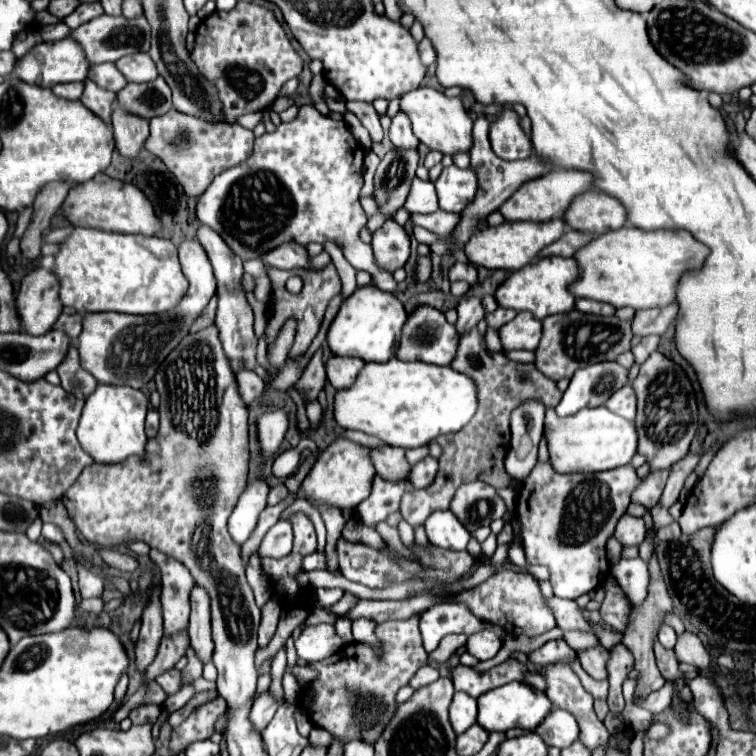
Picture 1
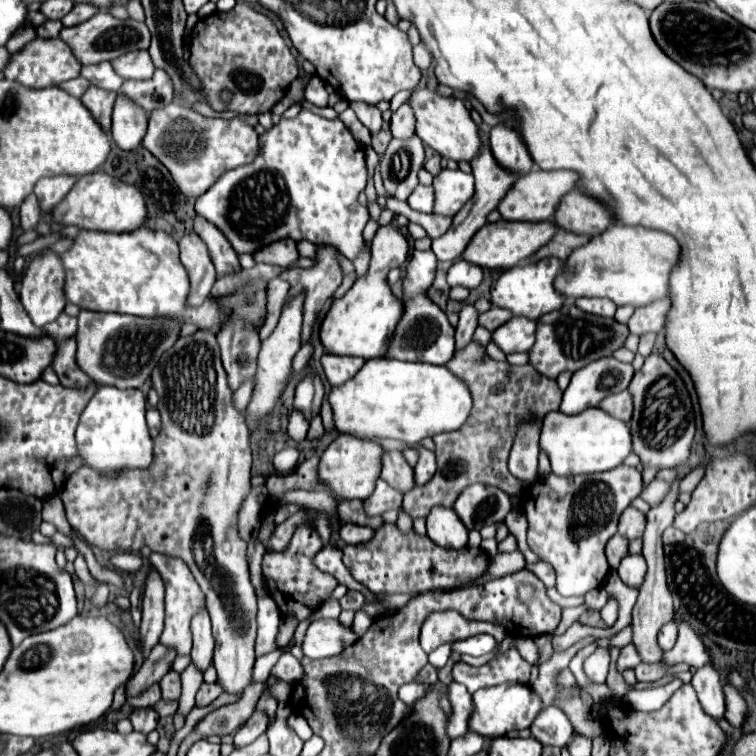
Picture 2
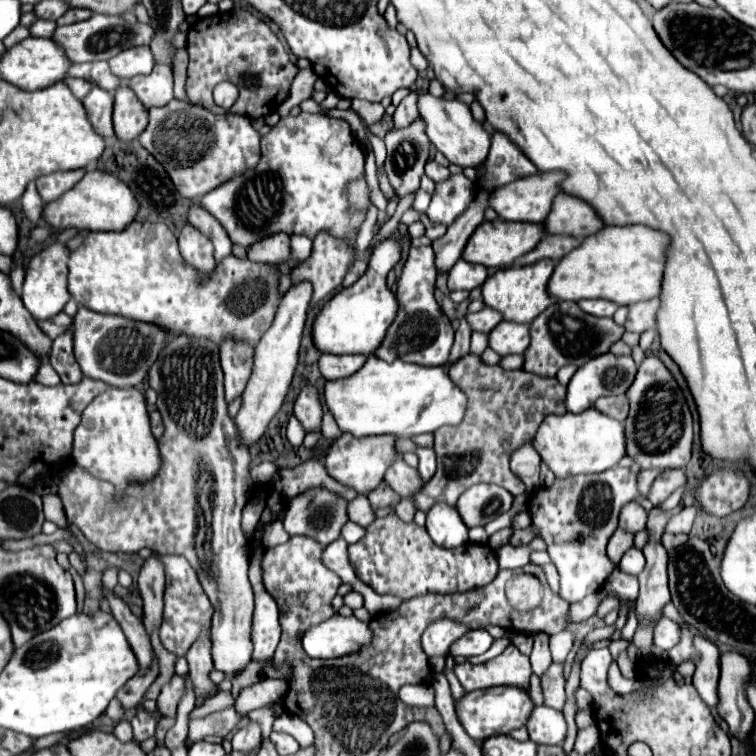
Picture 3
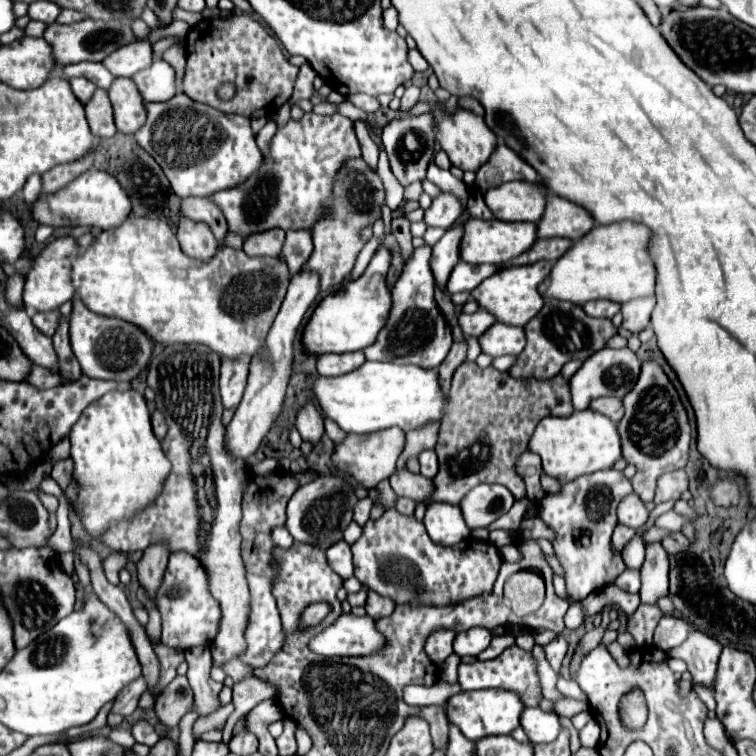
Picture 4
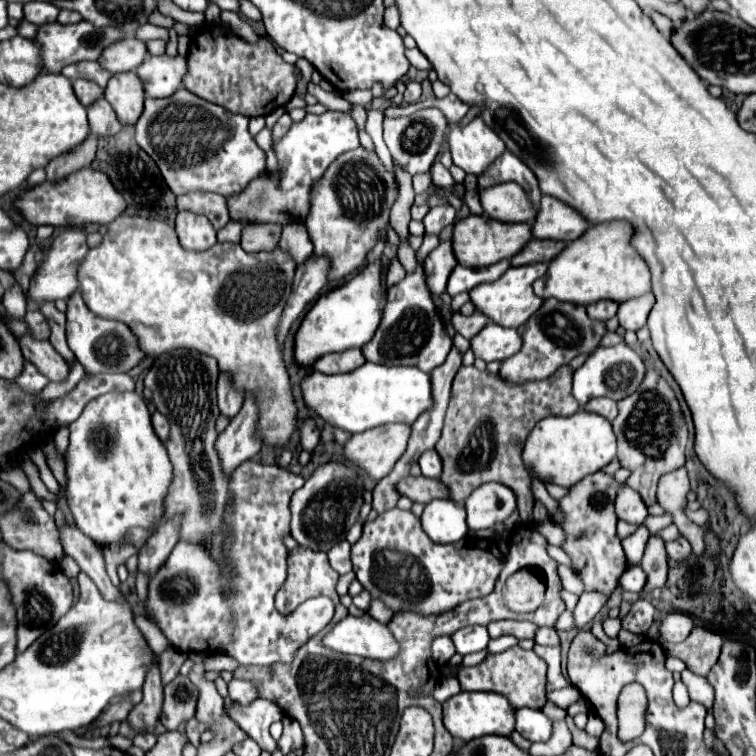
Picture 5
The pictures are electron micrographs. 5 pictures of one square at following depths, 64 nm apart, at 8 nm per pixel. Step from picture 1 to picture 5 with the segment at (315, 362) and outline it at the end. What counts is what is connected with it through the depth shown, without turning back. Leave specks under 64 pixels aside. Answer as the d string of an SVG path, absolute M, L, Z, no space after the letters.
M314 418L304 420L302 426L300 426L300 444L302 444L302 448L312 452L314 446L318 444L318 440L320 440L320 430L318 430Z

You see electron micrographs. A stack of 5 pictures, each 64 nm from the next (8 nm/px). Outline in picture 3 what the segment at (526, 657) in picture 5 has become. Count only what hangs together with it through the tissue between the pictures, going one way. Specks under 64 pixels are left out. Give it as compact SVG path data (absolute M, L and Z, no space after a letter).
M508 646L500 656L494 660L488 660L486 664L470 664L462 662L454 666L454 674L460 680L460 684L466 688L466 692L490 688L490 686L518 686L528 690L530 684L530 660L528 656L520 654L516 646Z

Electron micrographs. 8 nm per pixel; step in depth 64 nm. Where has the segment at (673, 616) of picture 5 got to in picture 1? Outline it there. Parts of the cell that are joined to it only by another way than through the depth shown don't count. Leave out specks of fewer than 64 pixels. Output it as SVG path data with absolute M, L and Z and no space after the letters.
M670 626L660 628L660 644L664 648L674 648L674 644L676 644L676 632Z

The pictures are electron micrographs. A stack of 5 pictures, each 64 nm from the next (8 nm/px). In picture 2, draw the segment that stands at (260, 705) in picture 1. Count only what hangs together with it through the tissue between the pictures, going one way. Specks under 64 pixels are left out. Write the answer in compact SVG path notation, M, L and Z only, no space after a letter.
M254 710L254 714L246 720L244 728L240 728L236 732L236 736L234 736L236 744L234 746L242 748L242 746L254 742L260 734L266 732L266 728L268 728L268 714L264 710Z

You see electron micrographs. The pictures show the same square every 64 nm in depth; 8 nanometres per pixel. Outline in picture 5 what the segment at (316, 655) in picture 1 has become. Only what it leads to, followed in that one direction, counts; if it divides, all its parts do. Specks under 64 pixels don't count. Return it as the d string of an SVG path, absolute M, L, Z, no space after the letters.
M348 614L322 638L322 644L324 648L342 654L356 654L374 660L388 660L398 652L398 644L390 630L368 614L360 618Z

